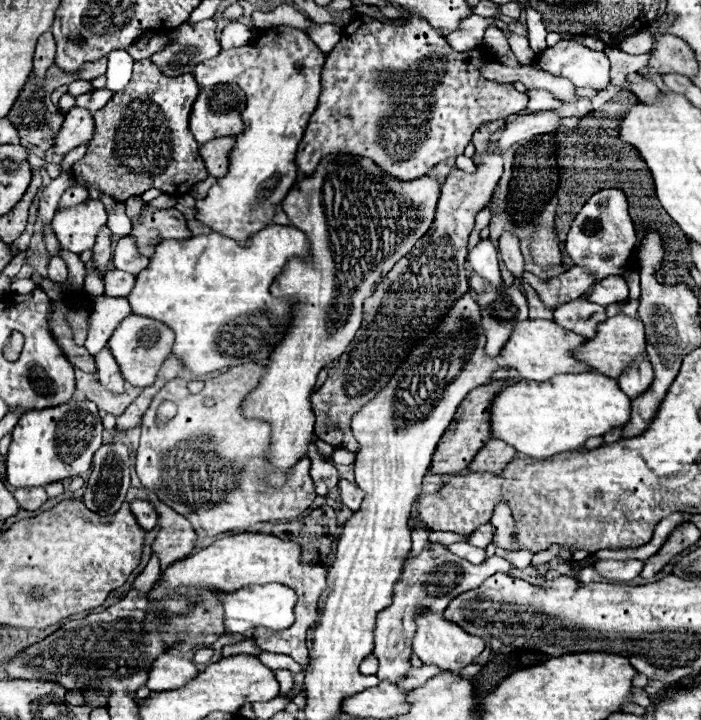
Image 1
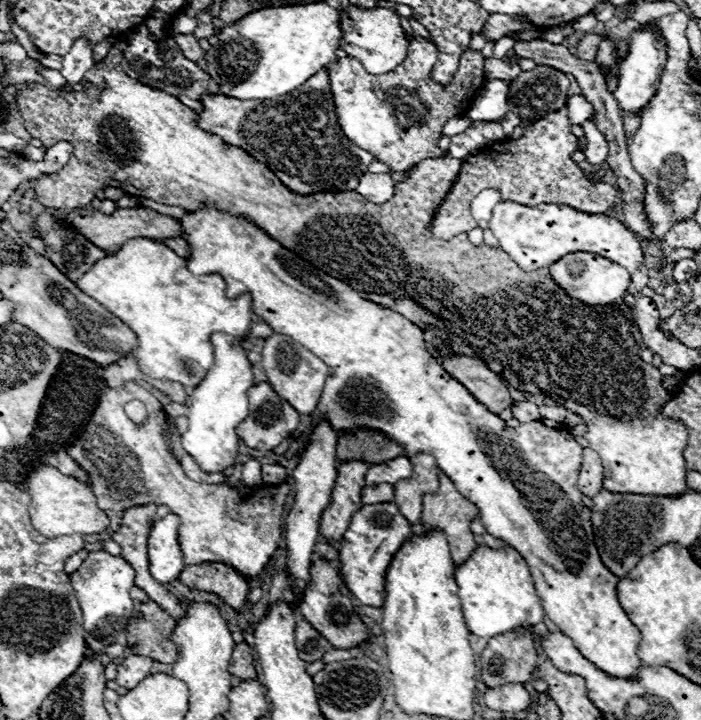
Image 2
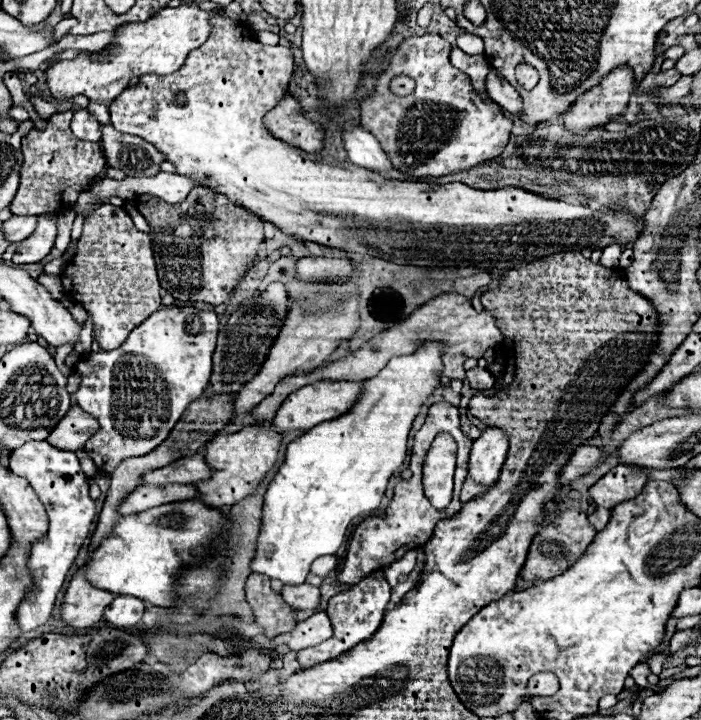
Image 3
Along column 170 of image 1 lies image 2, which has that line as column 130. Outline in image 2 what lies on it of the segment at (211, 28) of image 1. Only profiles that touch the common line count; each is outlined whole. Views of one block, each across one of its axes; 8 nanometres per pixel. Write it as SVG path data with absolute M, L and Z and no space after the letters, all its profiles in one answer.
M140 24L140 28L134 28L130 32L130 42L124 48L124 60L128 60L128 62L122 62L122 68L128 76L132 76L134 80L140 80L146 86L164 90L172 96L184 94L192 100L198 100L202 94L220 94L218 84L180 52L172 36L164 36L162 40L152 40L146 24Z

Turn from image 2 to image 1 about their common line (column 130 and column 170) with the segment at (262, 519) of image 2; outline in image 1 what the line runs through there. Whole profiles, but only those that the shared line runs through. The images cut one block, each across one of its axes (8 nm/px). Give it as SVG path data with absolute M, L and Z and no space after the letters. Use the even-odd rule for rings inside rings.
M244 364L234 366L226 374L220 374L212 380L206 380L206 386L200 394L190 396L190 390L184 380L172 380L168 382L152 400L150 408L146 410L142 418L142 436L140 446L136 450L136 472L140 476L140 482L150 488L166 506L174 508L178 514L186 516L194 528L194 532L204 536L216 536L230 530L244 530L246 526L258 524L258 522L276 522L276 520L290 520L300 516L316 498L314 482L308 474L310 460L302 458L290 472L288 482L282 488L268 488L264 482L260 482L260 476L264 476L268 464L264 462L264 448L270 442L270 426L260 420L242 420L240 404L248 392L256 388L264 374L264 366L260 364ZM206 398L214 398L216 404L212 408L204 406ZM172 400L178 406L178 414L164 426L156 426L156 408L164 402Z

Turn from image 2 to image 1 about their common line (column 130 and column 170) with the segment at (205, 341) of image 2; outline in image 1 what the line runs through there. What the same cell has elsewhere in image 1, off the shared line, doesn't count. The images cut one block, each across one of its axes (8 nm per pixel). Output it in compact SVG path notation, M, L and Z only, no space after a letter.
M268 226L250 240L248 248L242 248L234 240L216 232L208 236L192 236L188 240L162 240L162 244L154 250L148 268L136 276L136 286L132 296L128 296L128 302L134 314L162 320L162 324L168 324L168 328L174 330L176 342L172 356L180 358L184 372L194 378L220 368L266 362L272 348L282 340L291 318L290 303L283 298L274 298L268 288L292 256L308 256L306 234L292 226Z

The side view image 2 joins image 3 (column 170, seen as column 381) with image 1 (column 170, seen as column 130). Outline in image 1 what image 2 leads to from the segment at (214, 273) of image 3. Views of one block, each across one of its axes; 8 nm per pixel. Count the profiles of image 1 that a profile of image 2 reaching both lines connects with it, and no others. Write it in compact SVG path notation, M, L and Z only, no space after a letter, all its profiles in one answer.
M148 58L134 64L134 74L128 86L122 92L116 92L110 102L94 112L96 122L96 136L90 140L84 158L80 158L74 166L74 180L82 186L98 184L100 190L118 200L128 200L130 196L140 196L150 188L158 188L170 196L182 196L192 190L198 182L208 178L204 162L198 154L198 142L188 130L188 118L192 104L198 96L200 88L192 74L182 74L178 78L166 78L160 74L156 64Z

